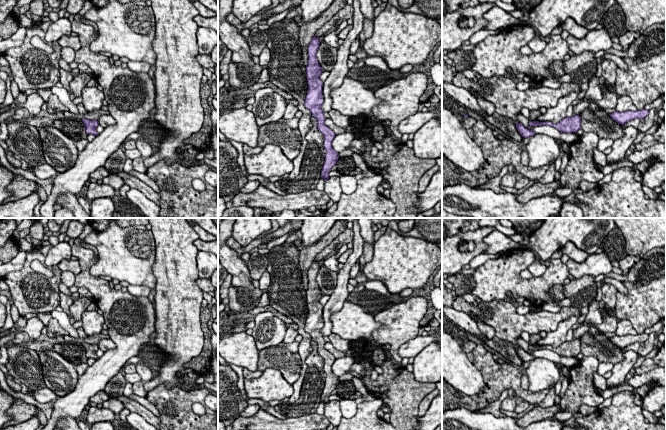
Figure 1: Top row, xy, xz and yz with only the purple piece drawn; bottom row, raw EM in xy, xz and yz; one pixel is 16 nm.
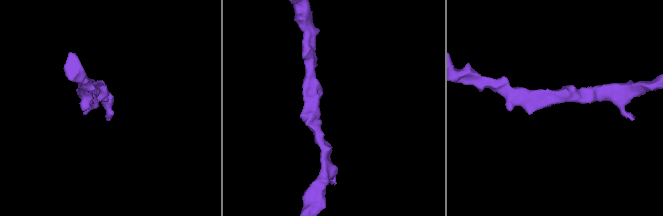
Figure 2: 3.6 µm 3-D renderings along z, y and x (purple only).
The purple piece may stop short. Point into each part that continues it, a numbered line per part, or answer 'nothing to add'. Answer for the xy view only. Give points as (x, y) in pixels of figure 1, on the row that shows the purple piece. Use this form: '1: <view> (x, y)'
nothing to add

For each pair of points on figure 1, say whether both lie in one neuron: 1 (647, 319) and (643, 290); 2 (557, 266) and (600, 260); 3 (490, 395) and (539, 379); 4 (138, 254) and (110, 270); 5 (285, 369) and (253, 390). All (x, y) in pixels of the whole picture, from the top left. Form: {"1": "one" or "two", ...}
{"1": "one", "2": "two", "3": "two", "4": "one", "5": "two"}

